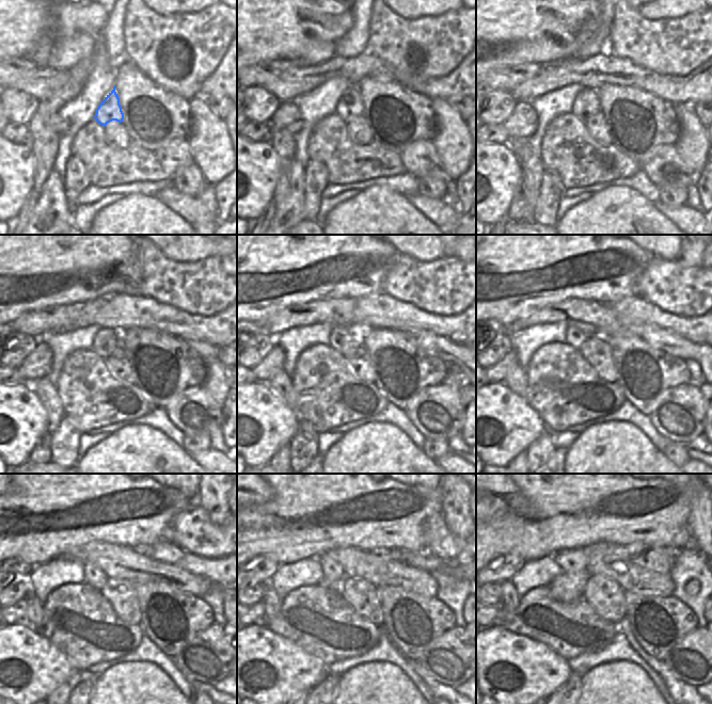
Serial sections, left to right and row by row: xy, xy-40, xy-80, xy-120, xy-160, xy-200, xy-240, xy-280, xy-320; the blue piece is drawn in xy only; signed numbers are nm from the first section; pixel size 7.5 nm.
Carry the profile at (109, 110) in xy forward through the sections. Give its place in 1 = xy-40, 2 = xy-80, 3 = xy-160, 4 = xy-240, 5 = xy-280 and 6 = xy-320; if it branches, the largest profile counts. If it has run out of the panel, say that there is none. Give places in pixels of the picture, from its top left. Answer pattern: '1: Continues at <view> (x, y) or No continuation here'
1: Continues at xy-40 (349, 106)
2: Continues at xy-80 (586, 104)
3: Continues at xy-160 (339, 337)
4: Continues at xy-240 (94, 576)
5: Continues at xy-280 (333, 574)
6: Continues at xy-320 (659, 559)

